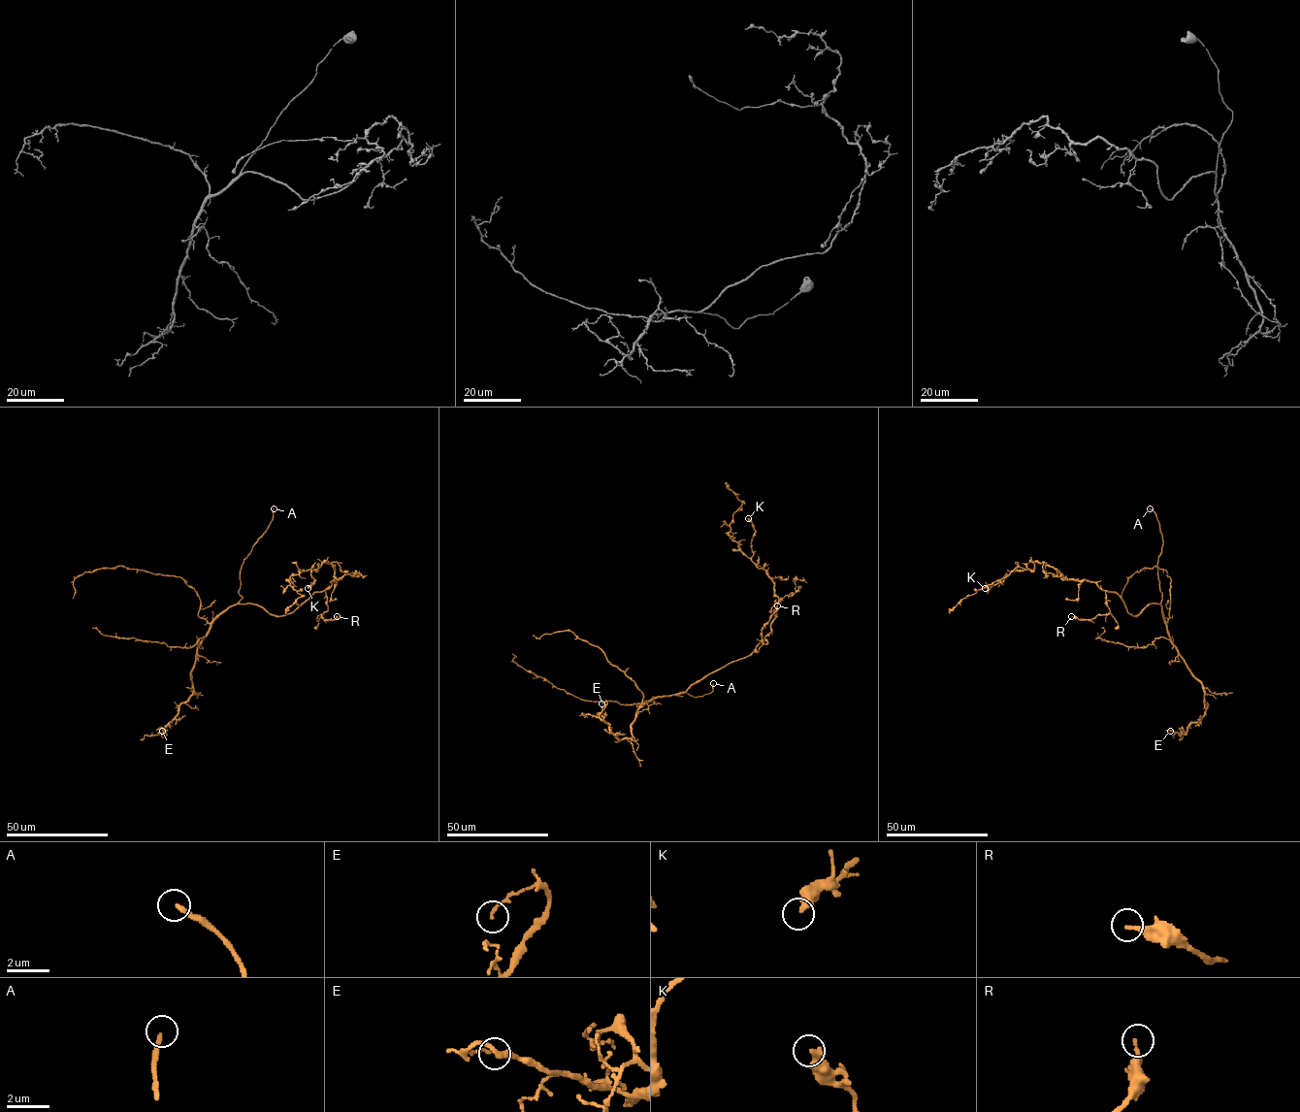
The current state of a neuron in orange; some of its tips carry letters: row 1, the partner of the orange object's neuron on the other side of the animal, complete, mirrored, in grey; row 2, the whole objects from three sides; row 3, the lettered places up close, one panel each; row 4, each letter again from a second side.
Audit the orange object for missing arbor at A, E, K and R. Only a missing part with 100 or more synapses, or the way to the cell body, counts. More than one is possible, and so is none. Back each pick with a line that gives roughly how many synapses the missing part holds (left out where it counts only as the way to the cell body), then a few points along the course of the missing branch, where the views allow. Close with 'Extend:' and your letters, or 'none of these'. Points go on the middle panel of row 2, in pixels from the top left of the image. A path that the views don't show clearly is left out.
A: (713, 683), (715, 669), (723, 653)
Extend: A

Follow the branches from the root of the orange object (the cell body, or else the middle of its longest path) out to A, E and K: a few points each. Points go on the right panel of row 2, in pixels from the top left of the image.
A: (1138, 615), (1149, 604), (1159, 604), (1162, 598), (1157, 571), (1162, 535), (1156, 514), (1150, 508)
E: (1138, 615), (1149, 604), (1160, 605), (1170, 641), (1203, 690), (1205, 713), (1185, 734), (1170, 731)
K: (1138, 615), (1116, 593), (1062, 579), (1036, 562), (1032, 571), (1017, 567), (985, 588)

